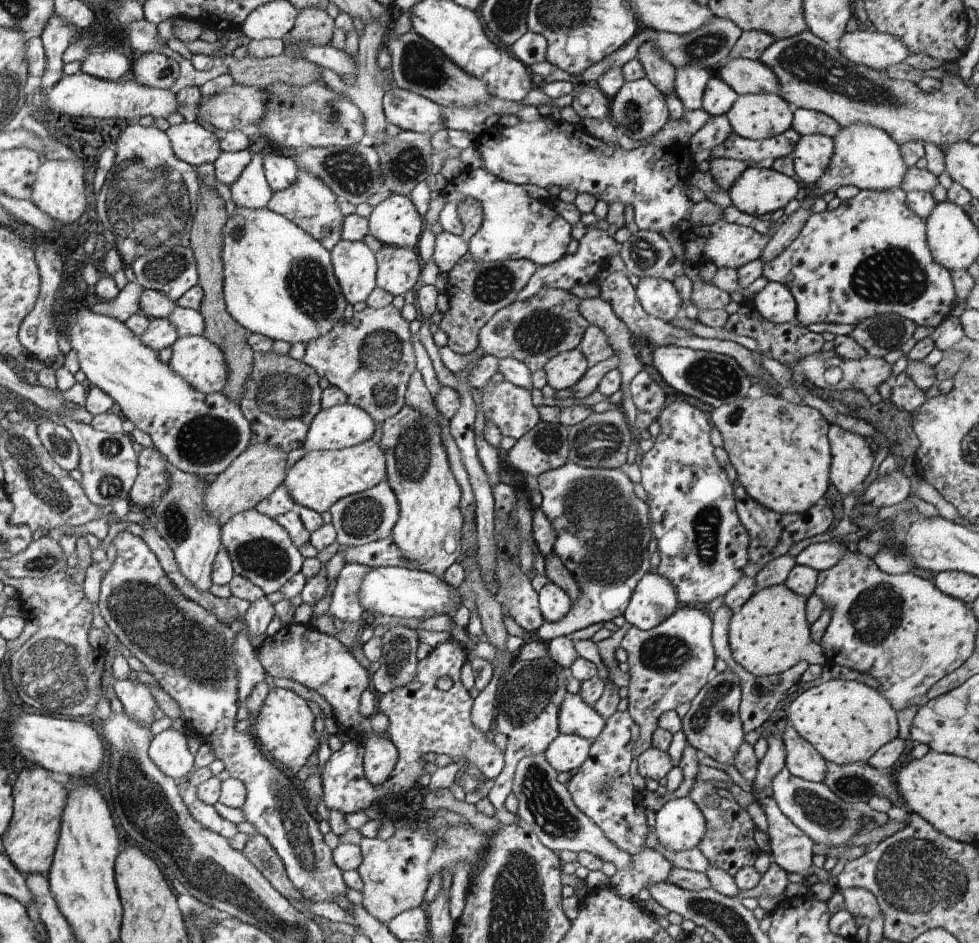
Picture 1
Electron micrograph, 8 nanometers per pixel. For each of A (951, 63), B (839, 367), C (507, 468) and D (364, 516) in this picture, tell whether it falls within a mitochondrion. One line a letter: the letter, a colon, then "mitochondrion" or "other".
A: other
B: other
C: other
D: mitochondrion

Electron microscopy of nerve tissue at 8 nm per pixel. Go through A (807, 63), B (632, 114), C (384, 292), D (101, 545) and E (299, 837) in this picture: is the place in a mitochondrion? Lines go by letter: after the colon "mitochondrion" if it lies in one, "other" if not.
A: mitochondrion
B: mitochondrion
C: other
D: other
E: mitochondrion

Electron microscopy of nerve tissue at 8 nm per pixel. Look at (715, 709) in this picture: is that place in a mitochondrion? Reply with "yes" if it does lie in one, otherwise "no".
yes

